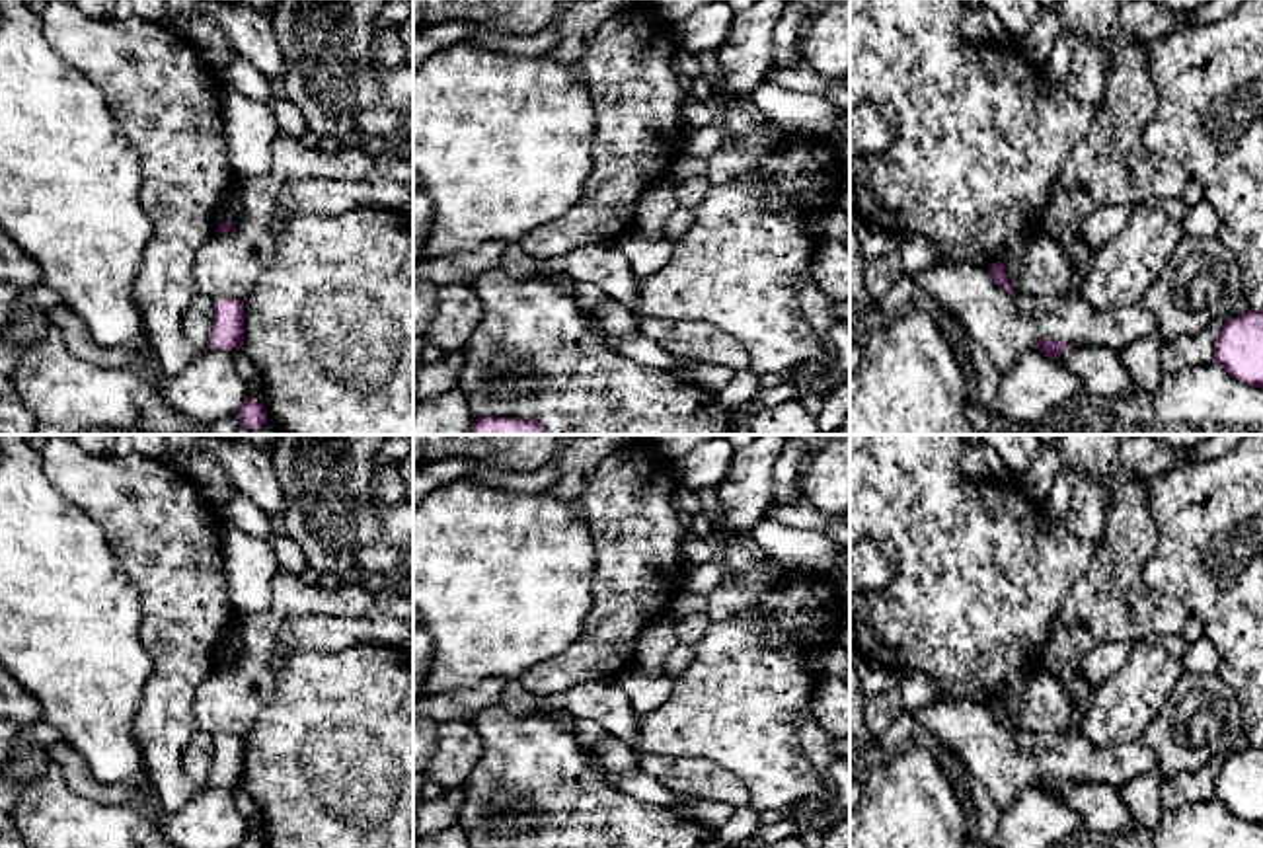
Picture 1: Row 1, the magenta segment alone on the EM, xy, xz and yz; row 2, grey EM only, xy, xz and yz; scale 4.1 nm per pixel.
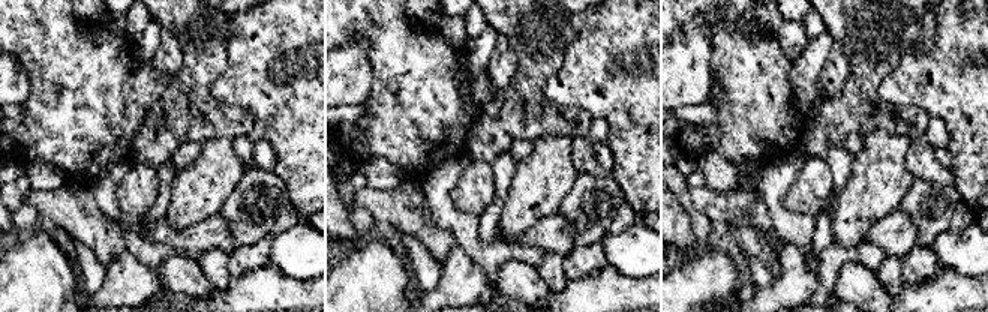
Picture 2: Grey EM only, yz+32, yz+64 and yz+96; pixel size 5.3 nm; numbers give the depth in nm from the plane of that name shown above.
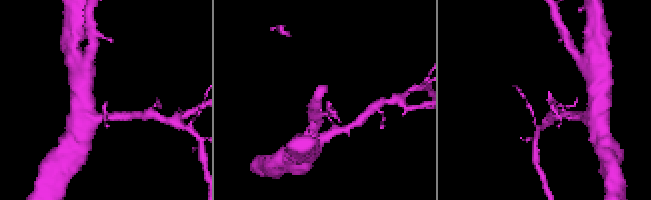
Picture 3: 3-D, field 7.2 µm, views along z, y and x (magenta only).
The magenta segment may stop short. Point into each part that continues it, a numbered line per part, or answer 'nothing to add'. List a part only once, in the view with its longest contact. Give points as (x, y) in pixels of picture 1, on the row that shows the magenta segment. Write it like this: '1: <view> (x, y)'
nothing to add

